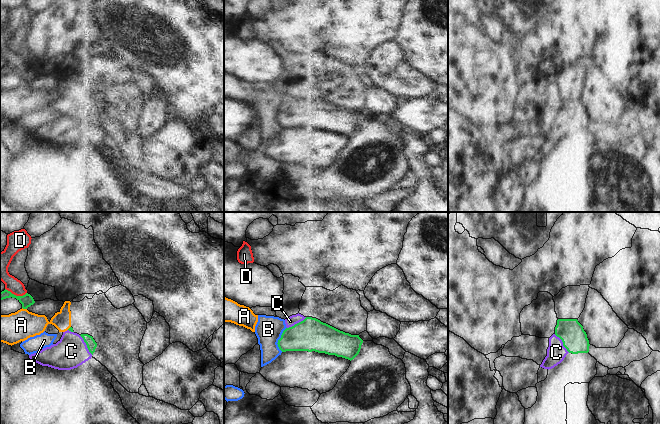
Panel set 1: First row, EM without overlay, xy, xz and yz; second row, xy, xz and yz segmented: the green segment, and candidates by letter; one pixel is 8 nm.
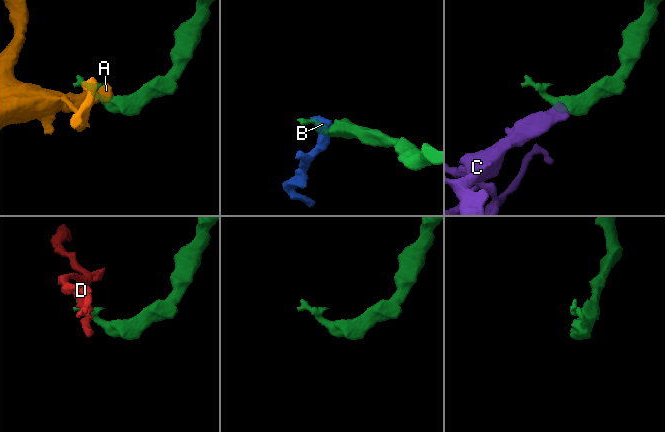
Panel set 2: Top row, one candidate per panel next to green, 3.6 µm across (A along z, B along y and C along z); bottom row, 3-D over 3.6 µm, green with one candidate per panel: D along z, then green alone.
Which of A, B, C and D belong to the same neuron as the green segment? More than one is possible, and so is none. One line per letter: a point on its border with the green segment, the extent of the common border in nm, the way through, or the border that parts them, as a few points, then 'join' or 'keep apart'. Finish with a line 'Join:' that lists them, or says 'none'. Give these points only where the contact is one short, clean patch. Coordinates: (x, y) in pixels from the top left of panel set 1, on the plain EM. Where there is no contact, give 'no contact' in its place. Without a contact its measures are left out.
A: contact xy (24, 84); length 40 nm; border xy (22, 83), (26, 85); keep apart
B: contact xz (279, 115); length 200 nm; border xz (286, 103), (277, 119), (281, 127); keep apart
C: contact xy (86, 120); length 190 nm; way xy (90, 118), (86, 120), (71, 127); join
D: contact xy (15, 71); length 180 nm; keep apart
Join: C

